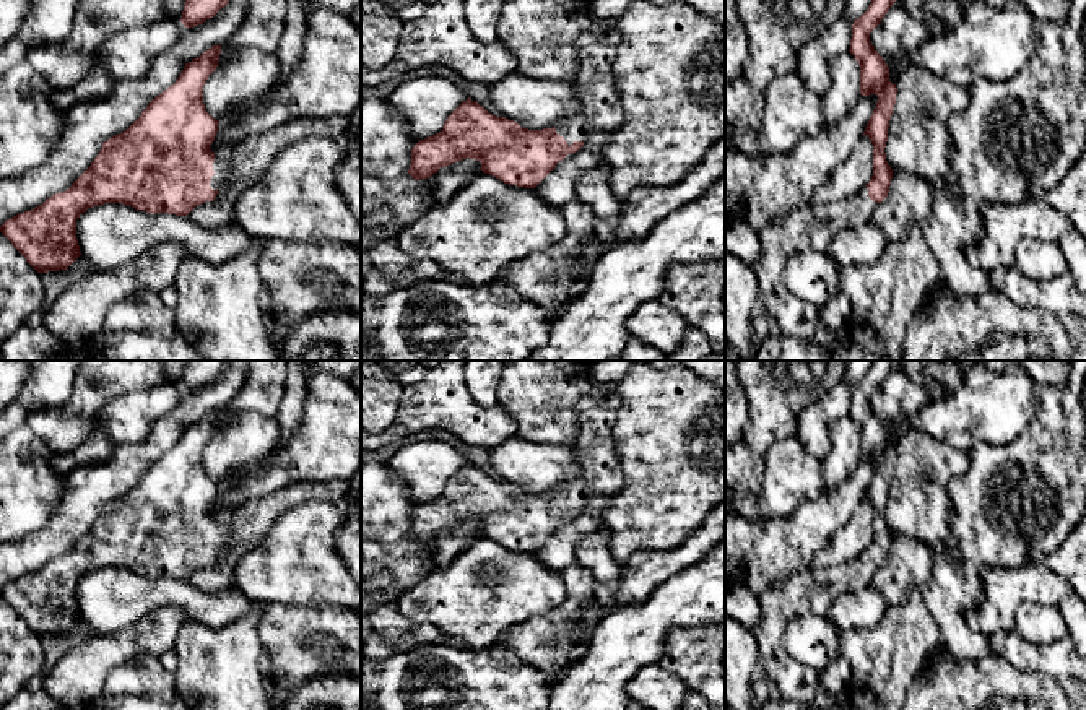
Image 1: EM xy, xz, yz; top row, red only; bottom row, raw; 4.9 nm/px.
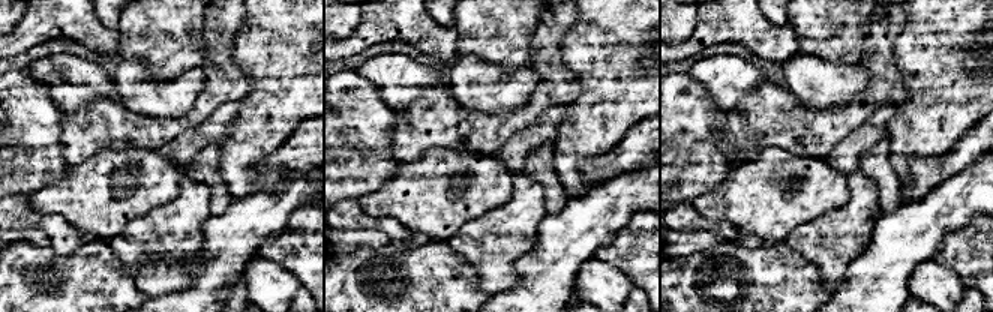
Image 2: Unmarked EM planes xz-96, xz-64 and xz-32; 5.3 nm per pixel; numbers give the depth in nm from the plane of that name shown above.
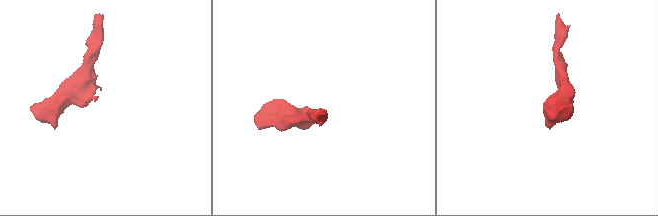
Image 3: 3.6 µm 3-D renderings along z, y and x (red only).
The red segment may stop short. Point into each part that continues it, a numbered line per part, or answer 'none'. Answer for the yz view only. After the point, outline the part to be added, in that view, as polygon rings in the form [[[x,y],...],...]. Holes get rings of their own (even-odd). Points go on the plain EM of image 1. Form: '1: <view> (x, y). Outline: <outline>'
1: yz (816, 588). Outline: [[[863,551],[852,562],[826,569],[811,567],[772,583],[764,591],[759,598],[761,624],[753,634],[759,645],[759,661],[775,697],[819,710],[844,710],[849,702],[855,702],[850,689],[837,694],[824,692],[818,671],[795,661],[785,652],[782,635],[797,613],[810,609],[826,616],[837,596],[868,587],[876,569]]]

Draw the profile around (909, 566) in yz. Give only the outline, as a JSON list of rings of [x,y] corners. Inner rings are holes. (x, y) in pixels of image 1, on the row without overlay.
[[[893,535],[888,561],[876,569],[870,587],[878,590],[888,606],[902,604],[910,588],[923,590],[930,580],[933,551],[922,541]]]

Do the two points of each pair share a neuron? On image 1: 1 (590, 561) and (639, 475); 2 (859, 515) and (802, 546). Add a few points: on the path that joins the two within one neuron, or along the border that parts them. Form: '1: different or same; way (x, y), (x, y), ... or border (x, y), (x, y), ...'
1: different; border (603, 522), (610, 533), (610, 554), (620, 564)
2: different; border (864, 499), (821, 549)

